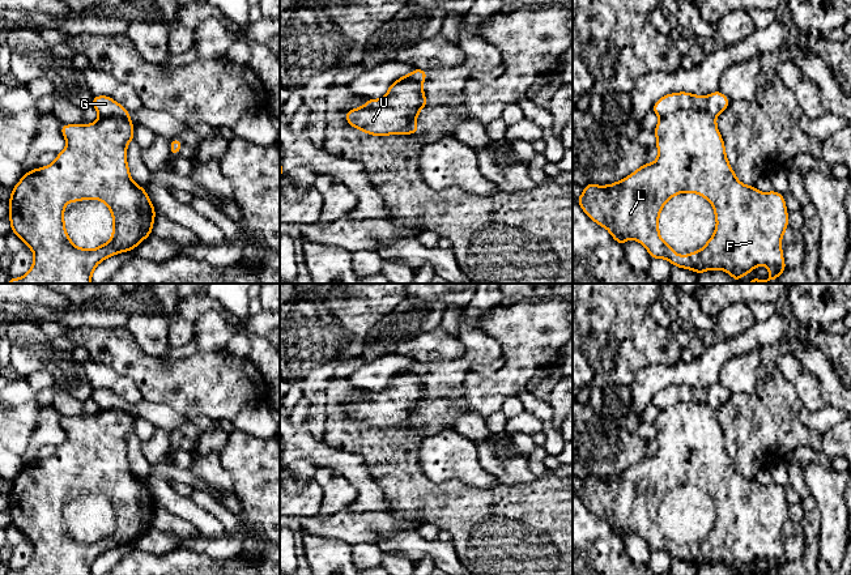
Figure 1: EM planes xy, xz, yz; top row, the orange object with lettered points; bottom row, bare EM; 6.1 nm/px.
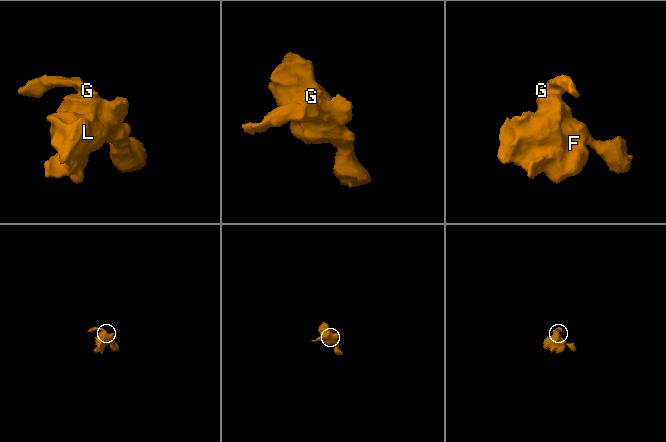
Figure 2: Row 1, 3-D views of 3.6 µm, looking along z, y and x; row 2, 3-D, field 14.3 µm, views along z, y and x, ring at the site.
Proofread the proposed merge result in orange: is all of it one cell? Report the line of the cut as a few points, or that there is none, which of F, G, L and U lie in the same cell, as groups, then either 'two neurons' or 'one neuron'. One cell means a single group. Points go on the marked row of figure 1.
cut in yz along (714, 115), (703, 110), (677, 109), (660, 118); F L U / G; two neurons

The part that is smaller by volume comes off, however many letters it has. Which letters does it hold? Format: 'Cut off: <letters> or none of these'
Cut off: G

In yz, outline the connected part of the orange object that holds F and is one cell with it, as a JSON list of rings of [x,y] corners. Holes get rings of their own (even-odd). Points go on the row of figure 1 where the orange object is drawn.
[[[681,108],[659,119],[655,129],[658,159],[643,163],[620,182],[608,186],[590,183],[575,201],[586,216],[605,227],[612,238],[624,246],[627,239],[646,247],[651,259],[667,259],[672,267],[694,271],[701,276],[709,269],[726,271],[739,284],[741,276],[766,265],[770,274],[766,281],[752,278],[748,284],[774,282],[786,269],[782,237],[788,229],[788,210],[784,195],[771,189],[759,192],[745,186],[732,170],[716,119],[705,110]],[[694,192],[712,204],[716,227],[702,251],[677,255],[660,237],[659,216],[665,203],[677,193]]]

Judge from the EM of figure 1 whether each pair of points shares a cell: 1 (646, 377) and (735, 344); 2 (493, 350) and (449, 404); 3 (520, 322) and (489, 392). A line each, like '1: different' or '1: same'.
1: same
2: same
3: same

